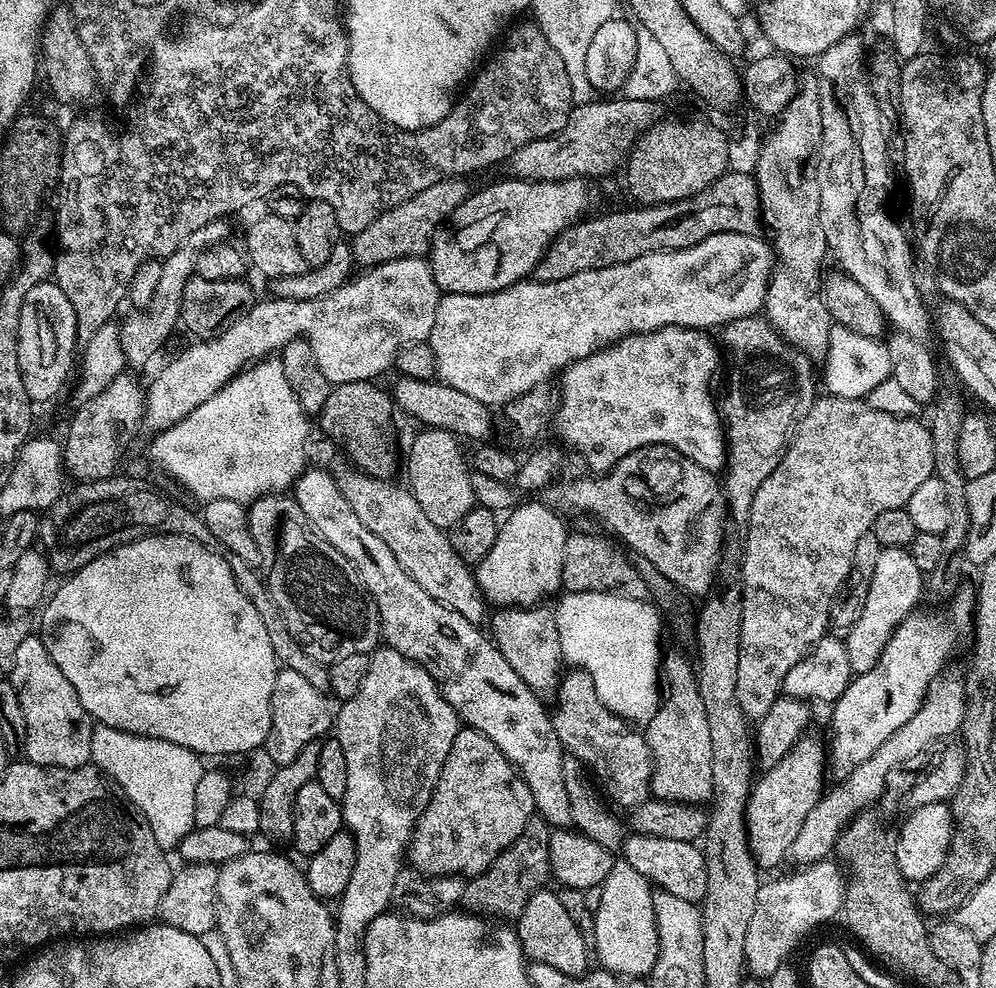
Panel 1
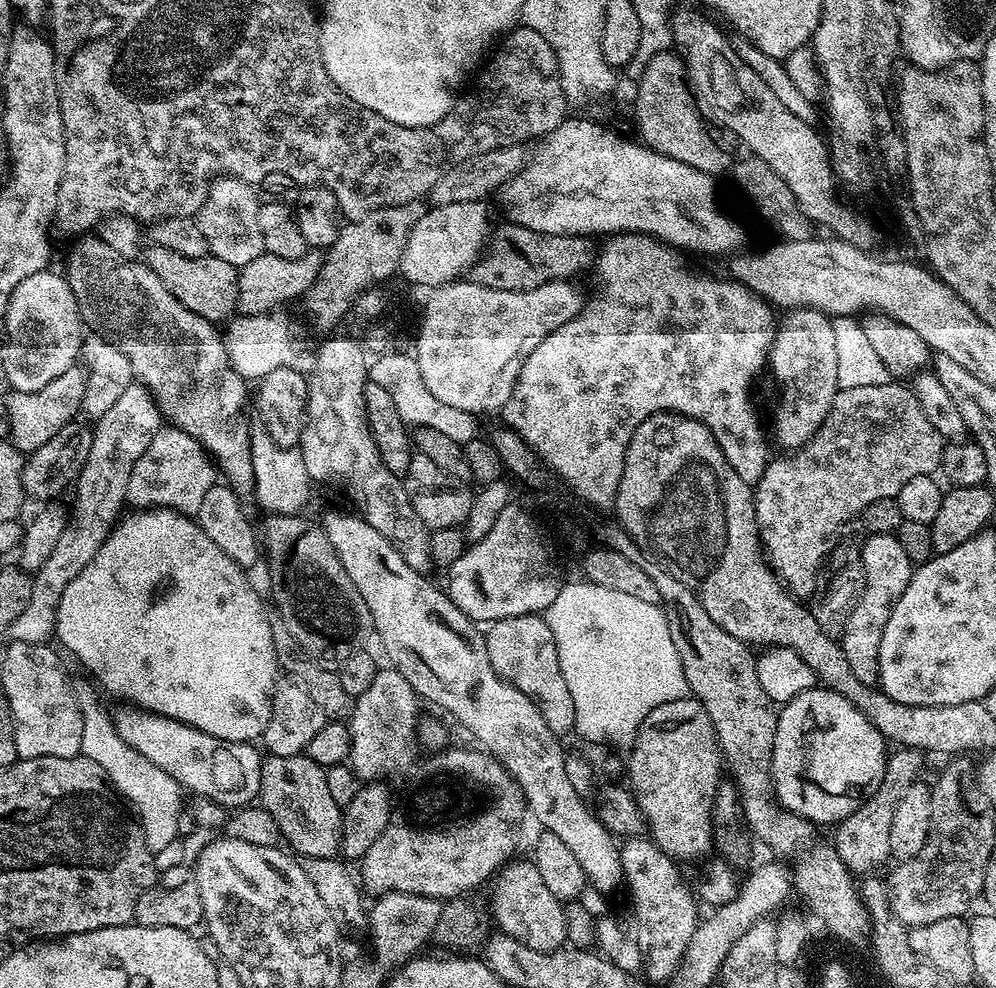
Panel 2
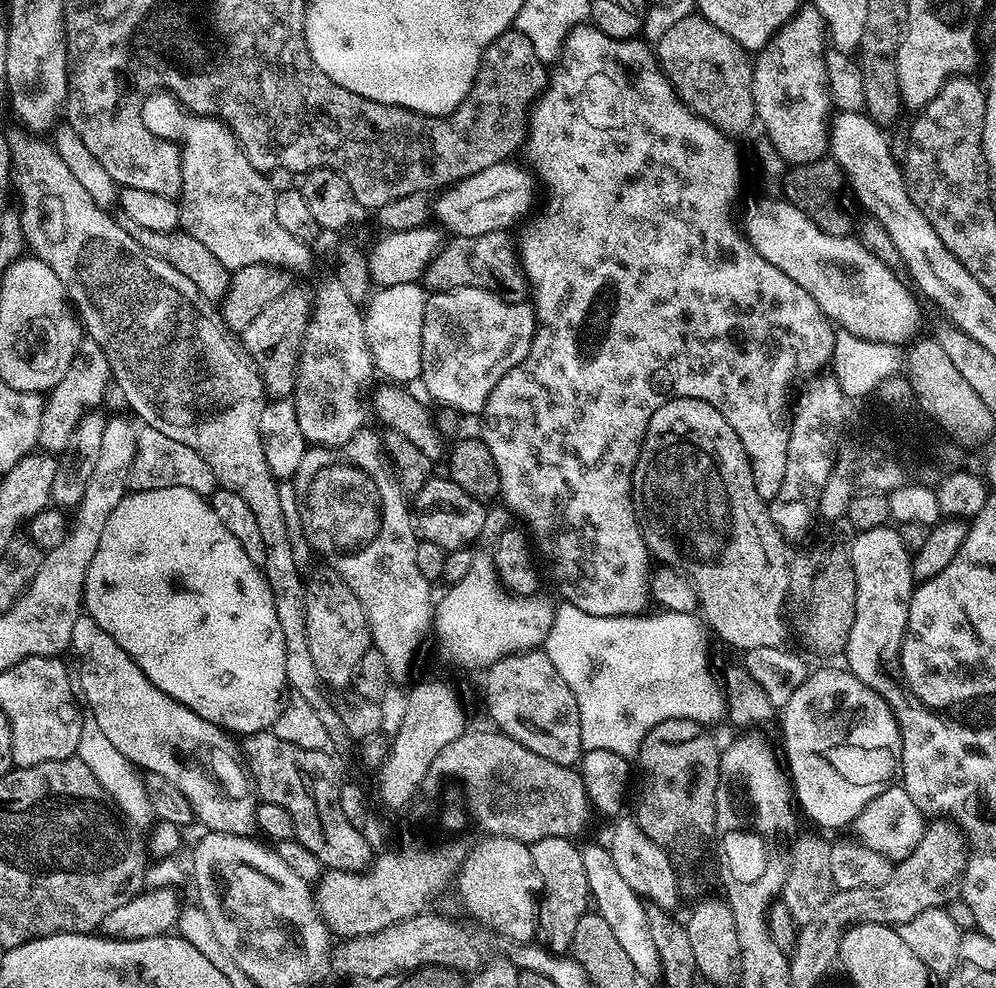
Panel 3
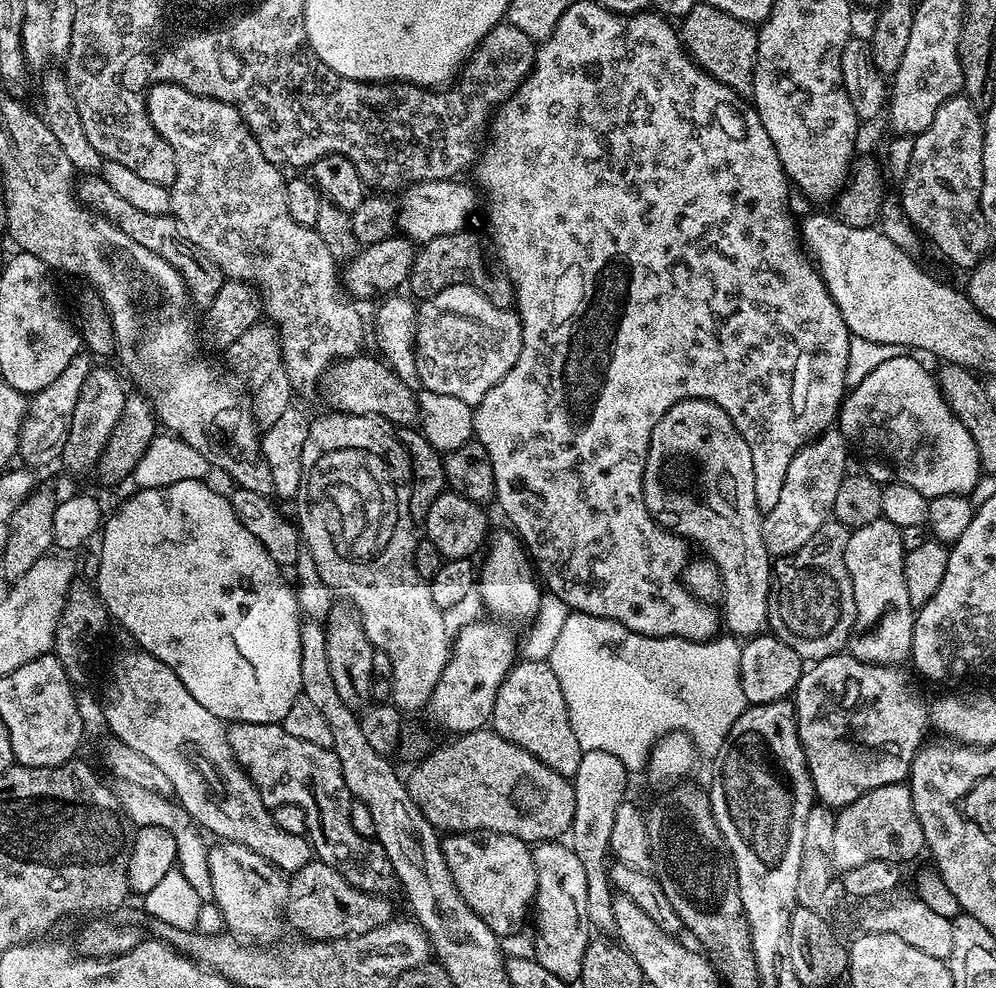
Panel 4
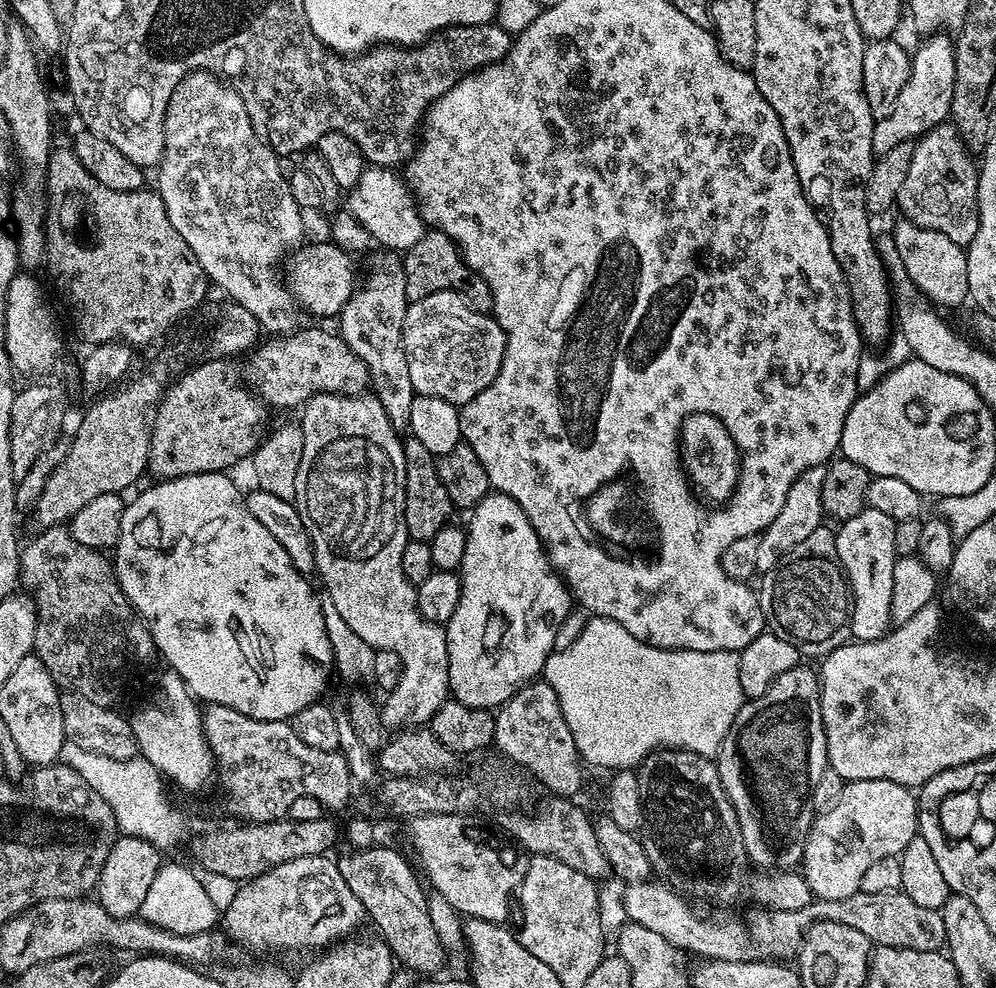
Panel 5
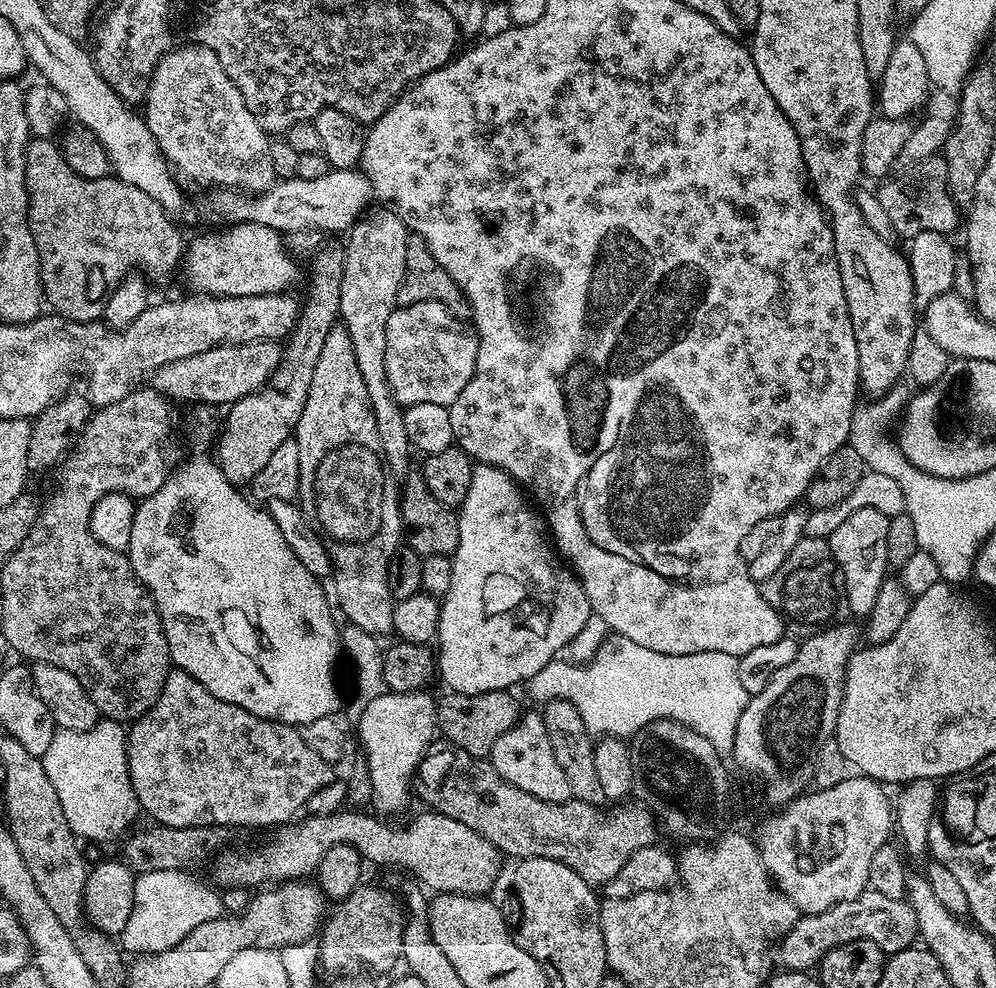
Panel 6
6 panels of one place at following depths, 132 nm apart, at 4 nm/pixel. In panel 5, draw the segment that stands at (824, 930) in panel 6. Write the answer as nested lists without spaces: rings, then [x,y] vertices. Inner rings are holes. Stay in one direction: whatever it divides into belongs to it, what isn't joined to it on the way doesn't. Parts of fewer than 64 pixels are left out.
[[[858,891],[850,898],[837,900],[813,899],[802,910],[756,910],[748,916],[748,933],[745,934],[745,953],[756,958],[767,958],[784,962],[795,957],[803,941],[804,932],[817,920],[829,920],[841,923],[851,929],[860,930],[869,939],[872,946],[882,948],[905,948],[938,952],[945,947],[944,927],[939,911],[918,906],[907,894],[891,892],[890,894],[866,894]]]

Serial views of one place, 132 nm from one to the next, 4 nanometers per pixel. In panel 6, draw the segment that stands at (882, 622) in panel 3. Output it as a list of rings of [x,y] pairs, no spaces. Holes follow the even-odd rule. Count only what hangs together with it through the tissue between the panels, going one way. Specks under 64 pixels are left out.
[[[854,510],[832,536],[827,537],[832,557],[836,560],[839,579],[842,581],[842,596],[846,608],[856,618],[867,618],[870,610],[874,610],[874,602],[878,598],[878,590],[889,575],[890,567],[886,556],[886,534],[889,517],[878,514],[878,510]]]

